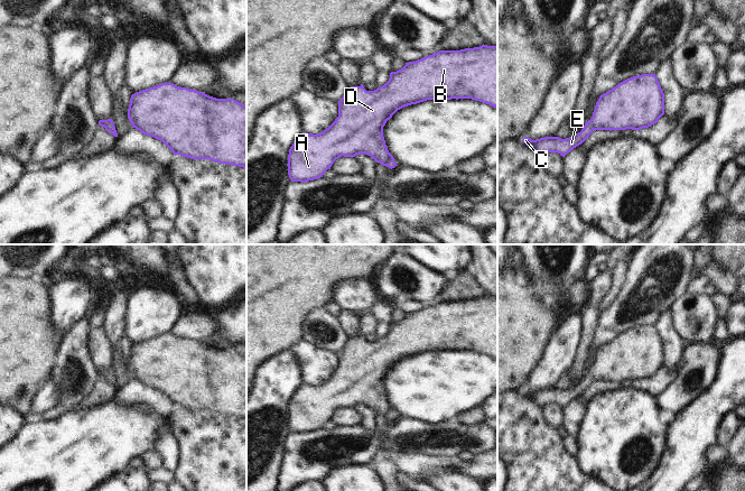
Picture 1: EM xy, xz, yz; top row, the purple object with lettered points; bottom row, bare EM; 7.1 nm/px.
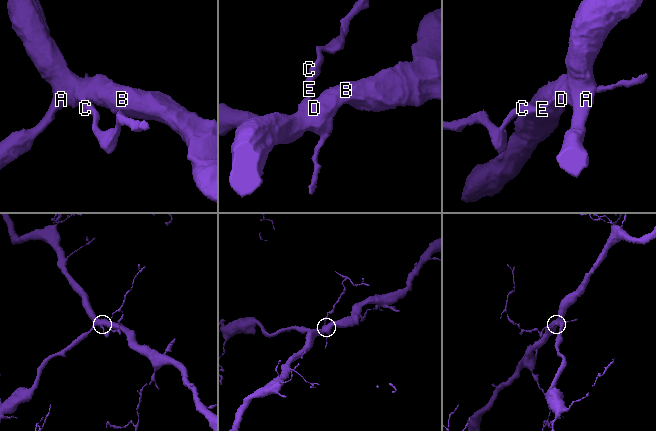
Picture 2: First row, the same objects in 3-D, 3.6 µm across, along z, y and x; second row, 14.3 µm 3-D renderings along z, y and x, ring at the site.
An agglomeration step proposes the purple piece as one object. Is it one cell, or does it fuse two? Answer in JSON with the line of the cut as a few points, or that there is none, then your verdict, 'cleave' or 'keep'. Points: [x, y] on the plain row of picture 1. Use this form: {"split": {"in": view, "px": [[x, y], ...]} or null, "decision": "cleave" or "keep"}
{"split": null, "decision": "keep"}

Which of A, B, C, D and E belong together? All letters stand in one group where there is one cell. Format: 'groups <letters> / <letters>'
groups A B C D E

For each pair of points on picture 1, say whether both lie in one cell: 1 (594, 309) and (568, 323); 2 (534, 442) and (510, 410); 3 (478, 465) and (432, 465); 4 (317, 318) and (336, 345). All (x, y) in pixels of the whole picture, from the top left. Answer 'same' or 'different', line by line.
1: different
2: same
3: same
4: same

